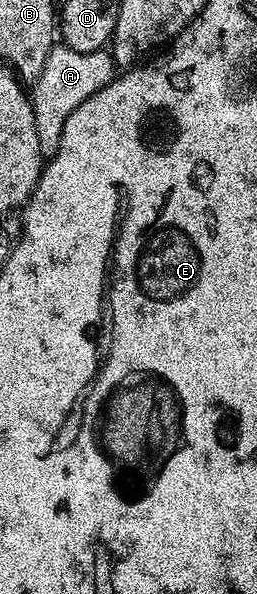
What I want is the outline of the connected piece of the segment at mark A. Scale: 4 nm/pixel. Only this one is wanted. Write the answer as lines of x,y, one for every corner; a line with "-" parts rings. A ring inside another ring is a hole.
55,43
48,54
48,62
44,62
44,70
40,70
40,78
33,81
30,96
30,105
36,118
36,138
40,138
43,157
49,158
58,151
60,134
64,134
64,122
68,122
68,114
72,114
80,102
96,94
96,90
108,86
115,75
116,65
109,51
81,52
72,50
64,43

